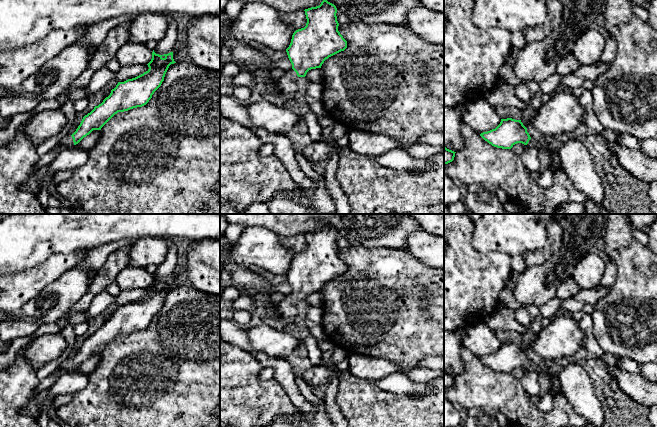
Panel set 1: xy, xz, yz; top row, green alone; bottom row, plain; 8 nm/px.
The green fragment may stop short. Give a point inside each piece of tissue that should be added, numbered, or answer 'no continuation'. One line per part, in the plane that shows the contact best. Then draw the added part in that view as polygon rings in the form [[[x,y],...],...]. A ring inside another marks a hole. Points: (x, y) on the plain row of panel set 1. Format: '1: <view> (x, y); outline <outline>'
1: xy (66, 365); outline [[[67,358],[67,359],[63,360],[60,363],[58,369],[60,369],[63,372],[72,371],[74,369],[72,360],[70,358]]]

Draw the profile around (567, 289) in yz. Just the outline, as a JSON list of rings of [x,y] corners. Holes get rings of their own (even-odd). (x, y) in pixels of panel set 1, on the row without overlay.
[[[572,277],[567,278],[558,287],[558,298],[563,301],[579,293],[581,288]]]

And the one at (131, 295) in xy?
[[[136,288],[136,289],[128,289],[123,290],[121,293],[116,296],[116,305],[124,306],[128,303],[135,302],[144,296],[148,295],[149,291],[147,288]]]

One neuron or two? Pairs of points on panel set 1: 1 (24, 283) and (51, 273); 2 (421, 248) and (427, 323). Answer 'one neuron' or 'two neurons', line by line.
1: one neuron
2: two neurons

